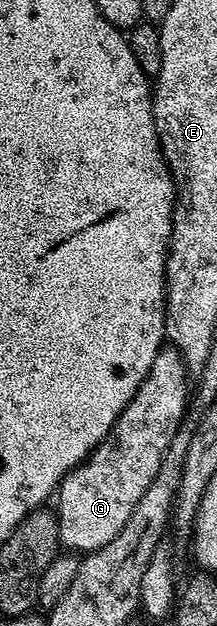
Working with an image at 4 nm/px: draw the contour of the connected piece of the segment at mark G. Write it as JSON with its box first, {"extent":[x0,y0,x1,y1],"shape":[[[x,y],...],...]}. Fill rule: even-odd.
{"extent":[56,345,188,552],"shape":[[[173,345],[163,346],[156,361],[152,361],[148,377],[140,385],[140,389],[136,389],[132,401],[128,401],[126,408],[119,413],[118,420],[114,422],[114,428],[110,430],[106,440],[62,480],[56,492],[58,541],[67,552],[98,551],[108,545],[108,541],[112,541],[112,537],[116,537],[120,529],[124,529],[128,517],[132,517],[132,509],[136,509],[136,501],[140,501],[140,497],[144,497],[144,489],[152,485],[152,477],[156,477],[172,437],[183,426],[182,414],[186,411],[186,375],[188,376],[188,368],[178,348]]]}

